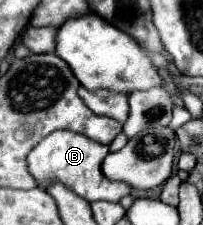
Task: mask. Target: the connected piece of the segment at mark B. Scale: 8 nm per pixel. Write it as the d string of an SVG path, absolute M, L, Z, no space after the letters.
M58 130L32 148L32 152L28 154L28 170L36 178L36 184L44 190L52 182L60 182L86 202L98 202L98 200L118 202L120 198L130 194L130 186L126 186L124 182L112 182L102 174L100 164L108 152L110 152L108 146L98 144L82 134L70 130Z

